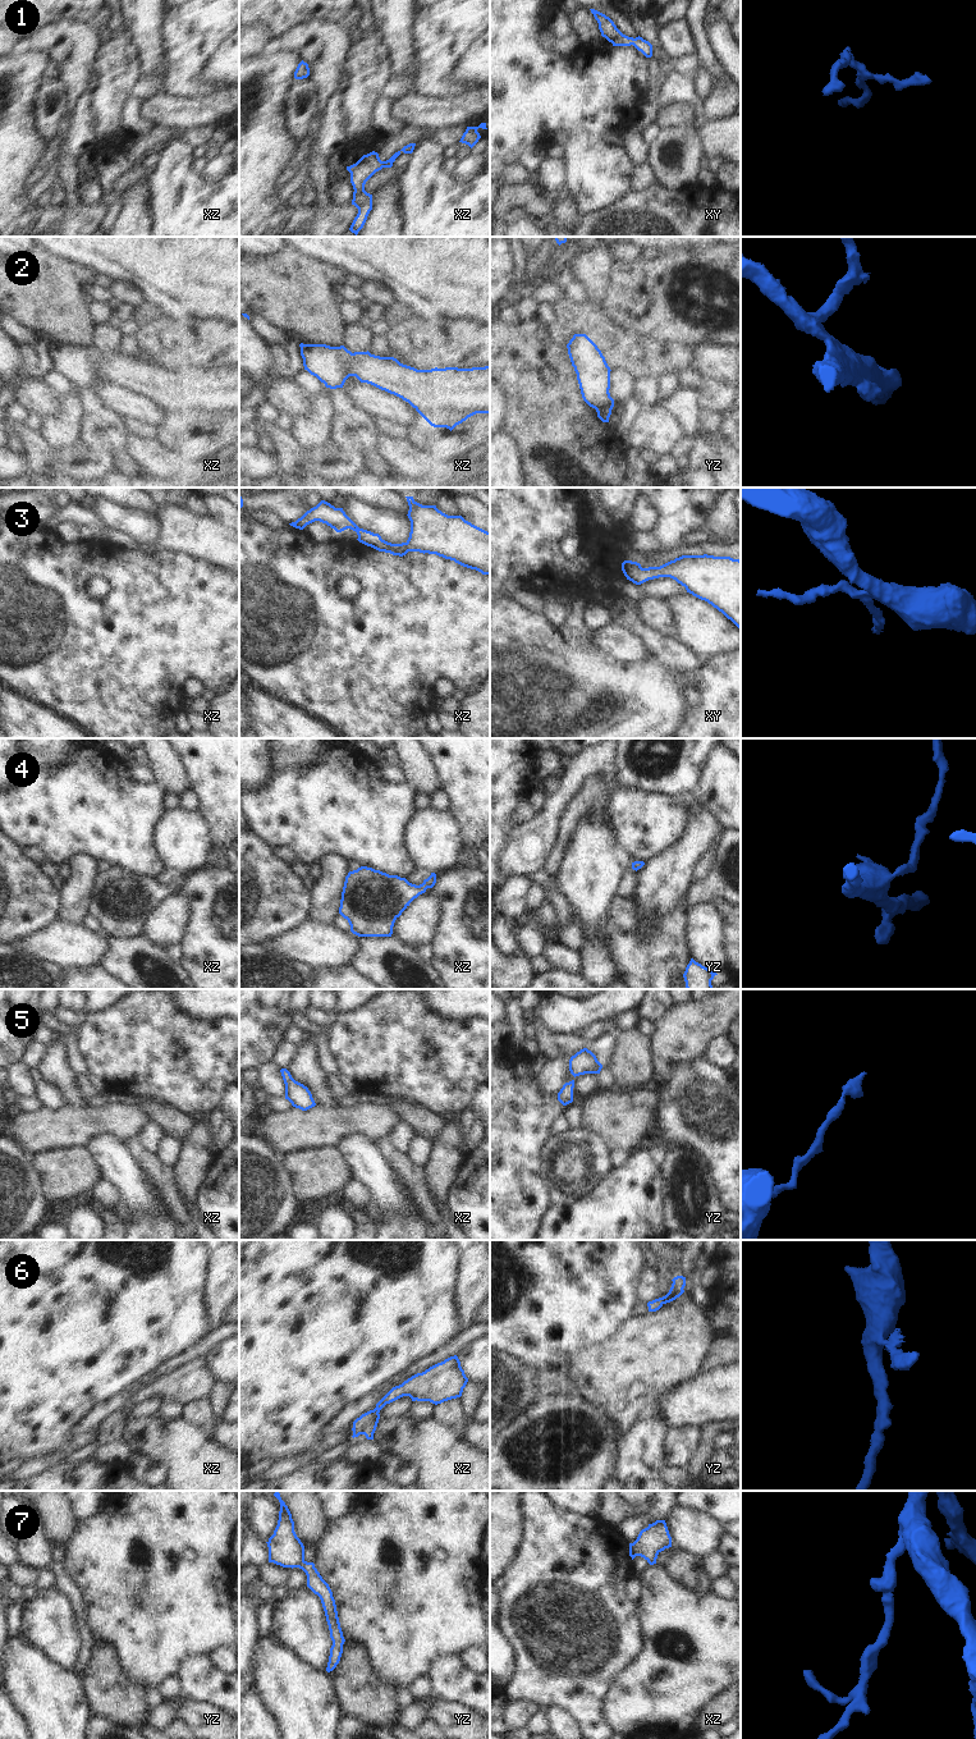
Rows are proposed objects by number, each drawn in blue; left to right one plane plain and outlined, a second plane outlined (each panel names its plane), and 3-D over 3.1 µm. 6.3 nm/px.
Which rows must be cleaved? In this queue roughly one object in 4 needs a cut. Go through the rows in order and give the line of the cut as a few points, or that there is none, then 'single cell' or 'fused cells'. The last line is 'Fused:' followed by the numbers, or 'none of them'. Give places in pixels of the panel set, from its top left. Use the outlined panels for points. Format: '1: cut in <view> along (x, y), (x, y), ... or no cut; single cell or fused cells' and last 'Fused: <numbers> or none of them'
1: no cut; single cell
2: cut in xz along (352, 353), (348, 375); fused cells
3: no cut; single cell
4: no cut; single cell
5: no cut; single cell
6: no cut; single cell
7: no cut; single cell
Fused: 2

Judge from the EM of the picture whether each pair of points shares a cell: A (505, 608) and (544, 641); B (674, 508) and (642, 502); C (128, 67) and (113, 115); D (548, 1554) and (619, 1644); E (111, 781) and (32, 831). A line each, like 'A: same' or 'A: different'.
A: same
B: different
C: same
D: same
E: same

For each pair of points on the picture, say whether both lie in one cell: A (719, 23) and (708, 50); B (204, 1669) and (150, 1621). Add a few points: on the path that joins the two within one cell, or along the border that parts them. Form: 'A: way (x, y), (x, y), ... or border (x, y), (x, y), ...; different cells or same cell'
A: border (706, 27), (715, 55), (725, 69); different cells
B: border (209, 1653), (187, 1656), (175, 1674); different cells

